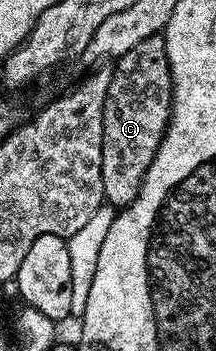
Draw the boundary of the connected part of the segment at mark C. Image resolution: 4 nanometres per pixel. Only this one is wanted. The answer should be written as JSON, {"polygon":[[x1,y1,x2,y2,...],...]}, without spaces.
{"polygon":[[164,33,155,36,147,36,140,44,135,44,127,52,123,52,121,58,116,59,111,66,111,84,107,84,107,100,103,100,103,196,105,202,114,208,130,206,136,200,139,188,147,176,147,168,151,168,151,160,155,160,155,152,159,152,159,144,165,135,165,129,169,126,169,114,173,110,173,77,171,76,171,64,167,60,167,44]]}

